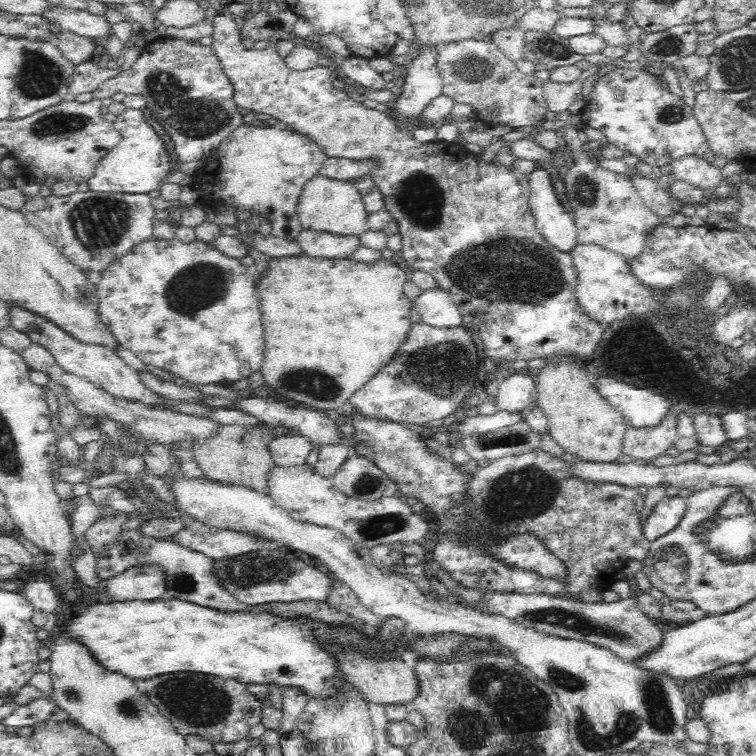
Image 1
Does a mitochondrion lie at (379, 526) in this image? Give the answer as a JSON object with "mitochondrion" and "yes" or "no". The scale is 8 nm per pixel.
{"mitochondrion":"yes"}

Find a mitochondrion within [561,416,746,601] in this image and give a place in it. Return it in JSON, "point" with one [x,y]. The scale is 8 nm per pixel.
{"point":[671,562]}

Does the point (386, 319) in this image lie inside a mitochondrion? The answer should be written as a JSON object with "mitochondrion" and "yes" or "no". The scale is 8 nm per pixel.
{"mitochondrion":"no"}

